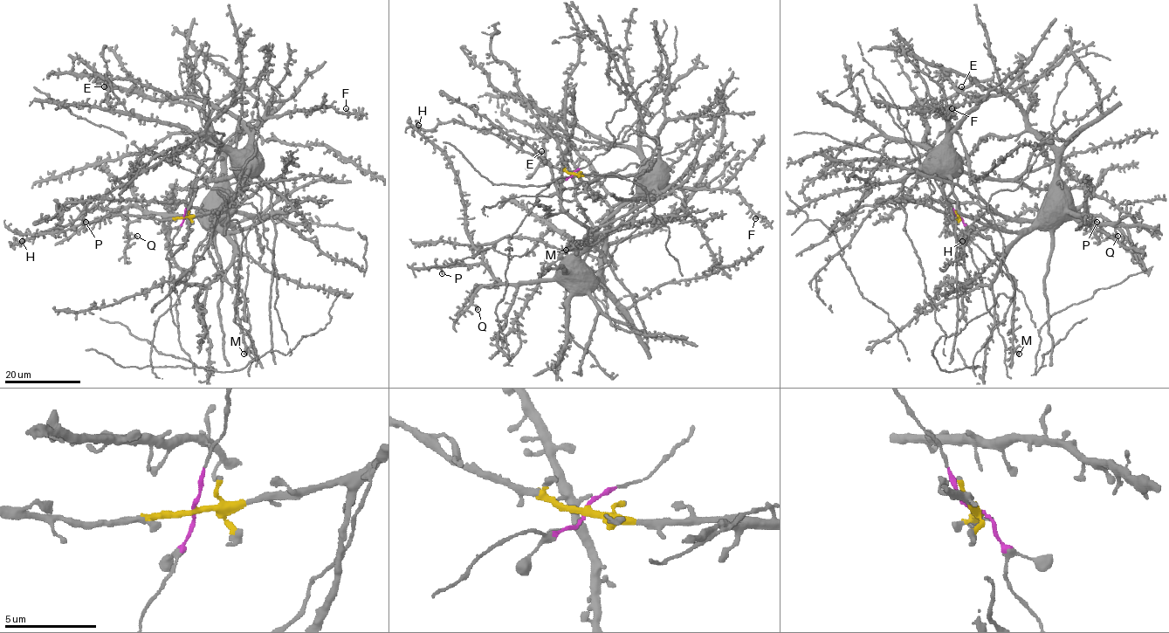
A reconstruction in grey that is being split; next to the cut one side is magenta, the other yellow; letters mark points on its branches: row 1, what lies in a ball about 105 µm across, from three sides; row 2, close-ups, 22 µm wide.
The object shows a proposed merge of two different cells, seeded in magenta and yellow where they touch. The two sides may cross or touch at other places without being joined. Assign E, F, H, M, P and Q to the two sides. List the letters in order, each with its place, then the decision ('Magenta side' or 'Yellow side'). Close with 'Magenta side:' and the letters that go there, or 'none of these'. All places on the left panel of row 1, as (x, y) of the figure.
E: Place: (104, 86). Yellow side
F: Place: (346, 108). Yellow side
H: Place: (22, 241). Magenta side
M: Place: (244, 354). Magenta side
P: Place: (85, 222). Magenta side
Q: Place: (137, 236). Magenta side
Magenta side: H, M, P, Q

